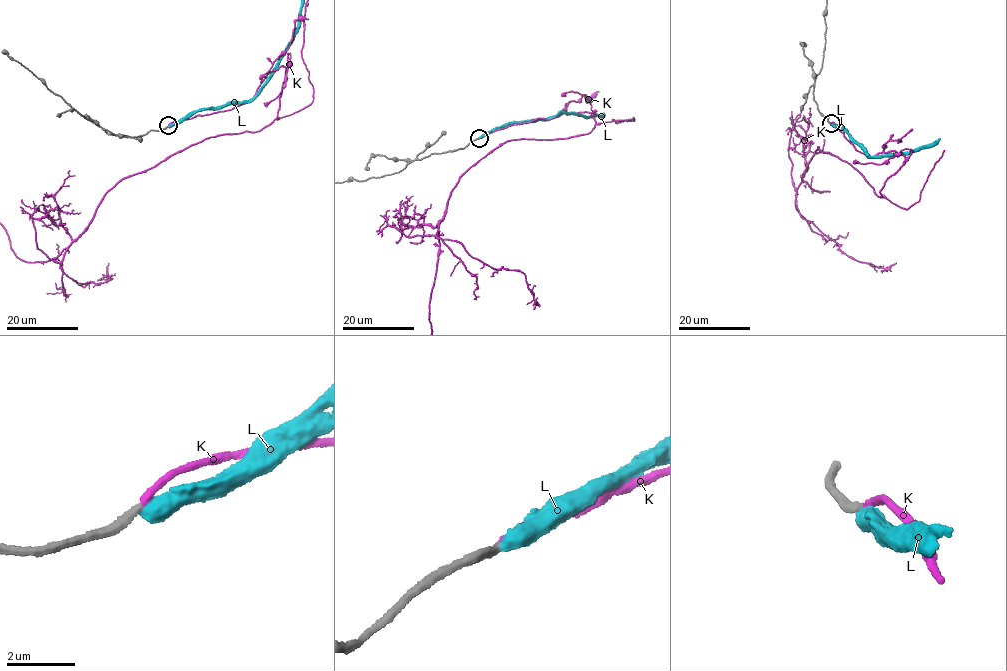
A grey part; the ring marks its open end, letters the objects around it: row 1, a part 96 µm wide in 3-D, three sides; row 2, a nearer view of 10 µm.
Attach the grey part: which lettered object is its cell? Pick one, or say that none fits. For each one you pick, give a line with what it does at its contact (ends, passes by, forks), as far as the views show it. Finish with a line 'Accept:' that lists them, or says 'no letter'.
K: it ends
Accept: K

